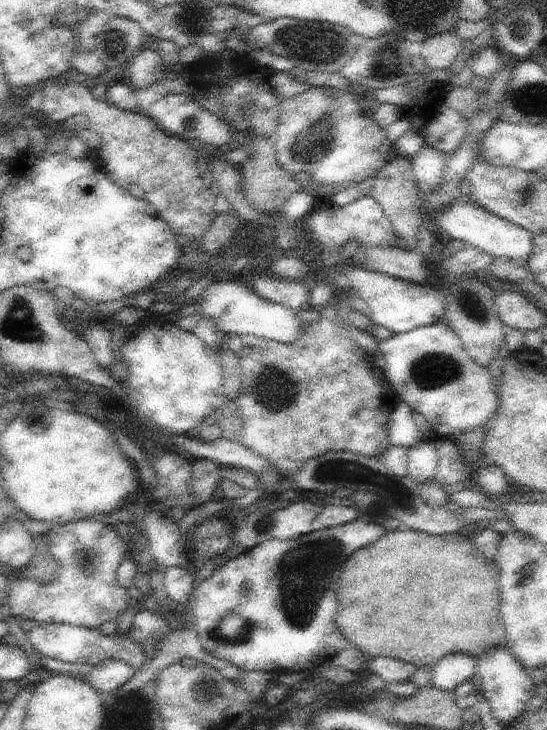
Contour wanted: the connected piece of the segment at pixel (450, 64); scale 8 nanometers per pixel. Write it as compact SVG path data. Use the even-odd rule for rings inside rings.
M443 32L427 38L421 44L419 58L427 64L429 70L457 70L455 58L463 48L465 42L461 42L455 32Z

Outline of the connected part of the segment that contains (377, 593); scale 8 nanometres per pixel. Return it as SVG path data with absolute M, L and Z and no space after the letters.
M401 528L401 530L395 530L395 532L387 530L387 534L381 540L355 550L345 560L343 570L341 570L341 578L339 578L339 586L337 586L339 612L335 614L335 626L339 628L339 632L343 632L347 642L357 646L361 652L365 652L369 660L373 660L373 658L393 658L393 660L401 660L405 664L435 666L441 658L451 656L451 654L469 654L469 656L479 658L489 648L507 646L505 624L503 624L501 612L499 612L499 596L501 596L501 590L499 590L499 566L497 566L497 562L483 556L483 552L475 546L475 540L465 538L461 532L459 534L445 534L445 536L431 536L427 532L417 532L417 530L409 530L409 528Z

